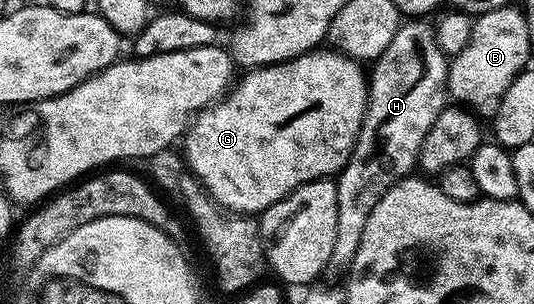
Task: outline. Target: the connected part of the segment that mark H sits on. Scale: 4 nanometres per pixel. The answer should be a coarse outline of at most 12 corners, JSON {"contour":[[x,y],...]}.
{"contour":[[399,24],[336,184],[326,273],[356,259],[372,207],[415,172],[447,108],[448,55]]}

